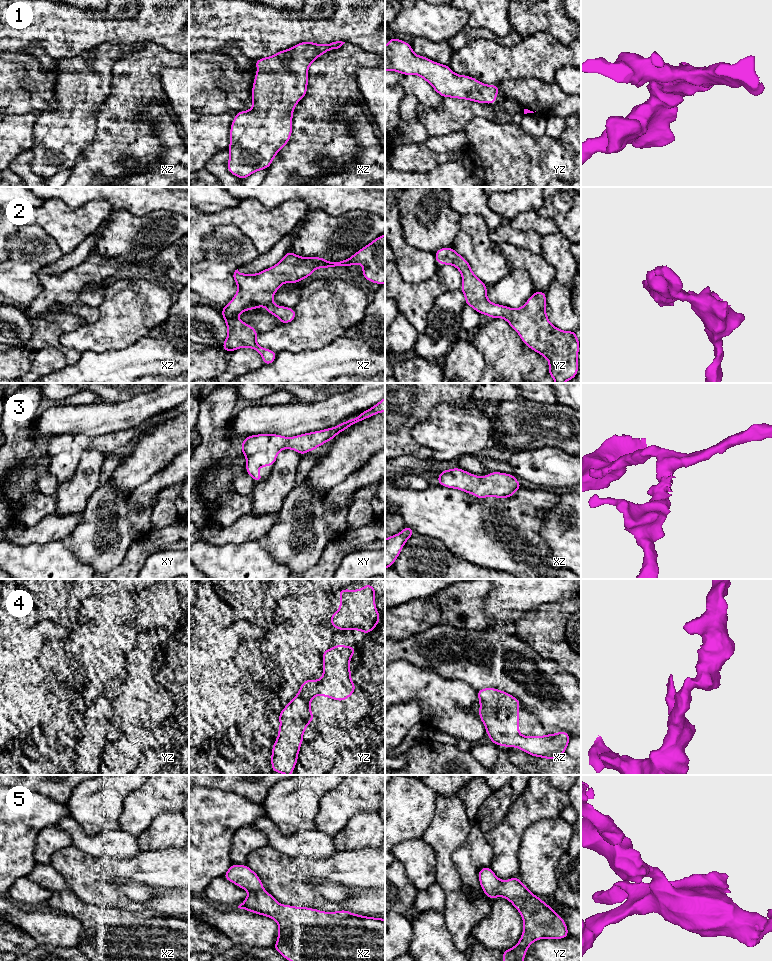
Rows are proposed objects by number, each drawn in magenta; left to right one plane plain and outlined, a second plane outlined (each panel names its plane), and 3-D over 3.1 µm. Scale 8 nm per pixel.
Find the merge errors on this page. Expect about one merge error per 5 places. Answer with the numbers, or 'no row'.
no row

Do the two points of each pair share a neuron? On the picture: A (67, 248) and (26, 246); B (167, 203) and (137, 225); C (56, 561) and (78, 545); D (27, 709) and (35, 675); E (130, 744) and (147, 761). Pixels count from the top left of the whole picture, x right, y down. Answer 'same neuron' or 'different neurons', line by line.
A: different neurons
B: different neurons
C: different neurons
D: different neurons
E: different neurons

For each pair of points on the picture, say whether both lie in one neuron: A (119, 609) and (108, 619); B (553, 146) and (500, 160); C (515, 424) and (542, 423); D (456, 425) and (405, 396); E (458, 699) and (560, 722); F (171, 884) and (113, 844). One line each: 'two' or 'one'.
A: one
B: one
C: one
D: two
E: two
F: two

